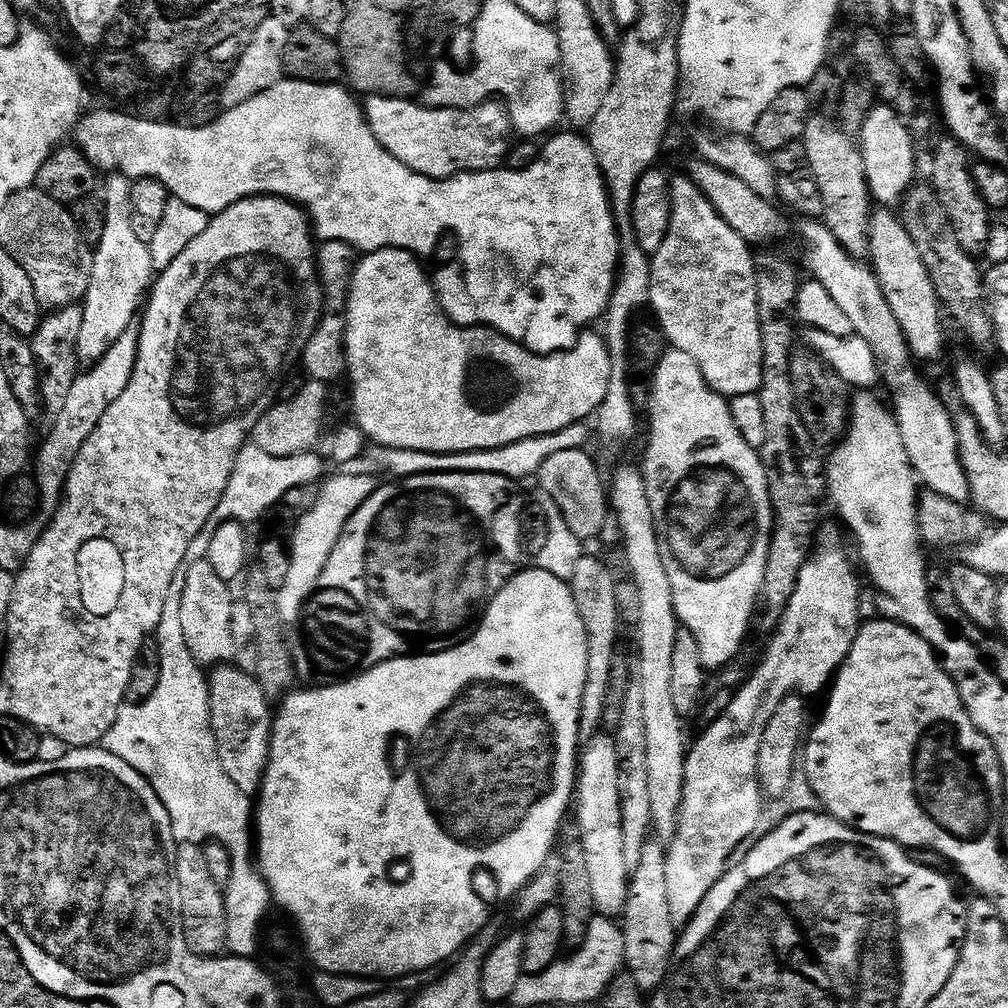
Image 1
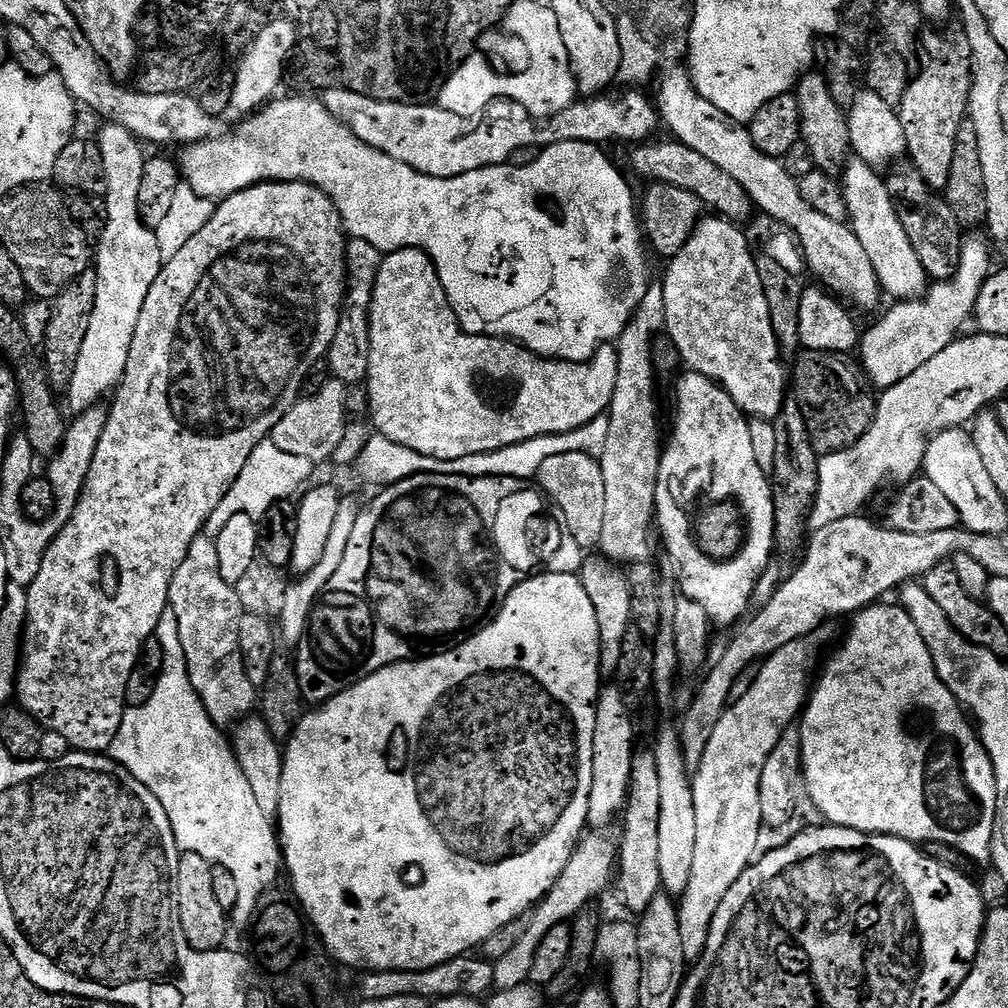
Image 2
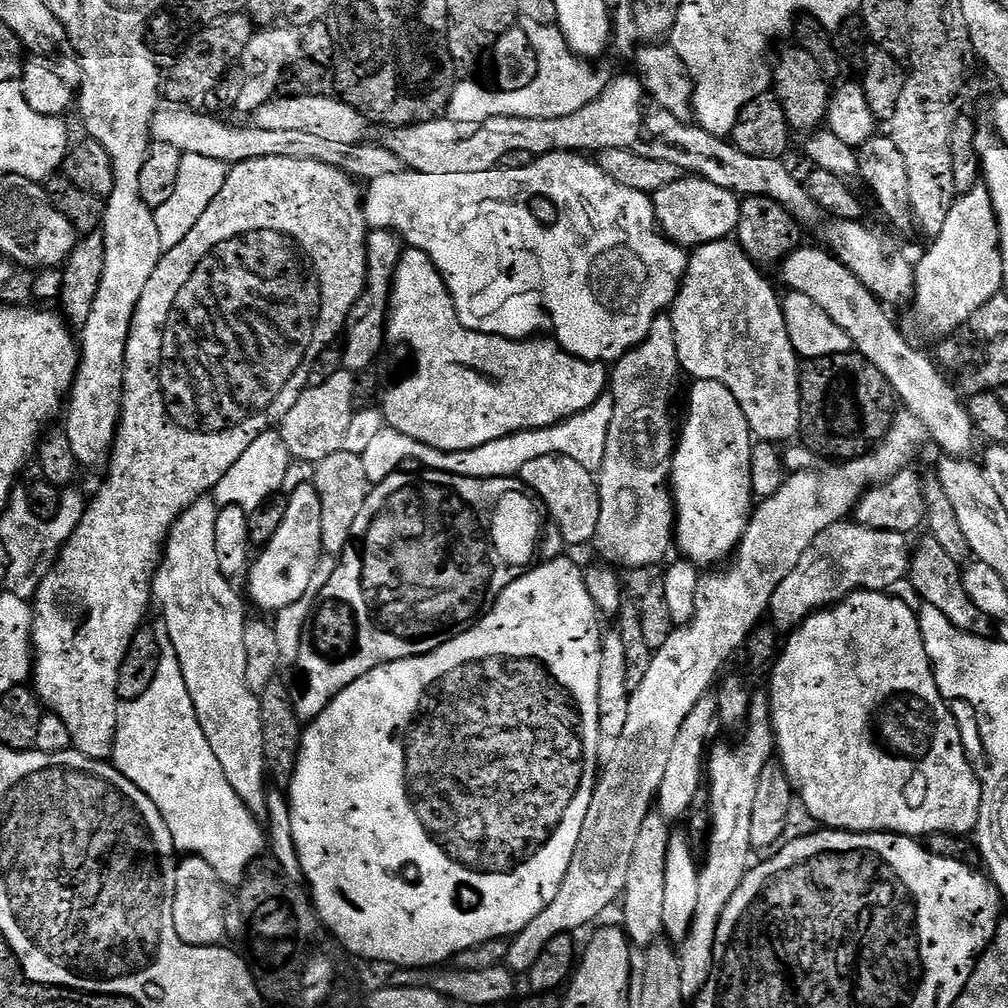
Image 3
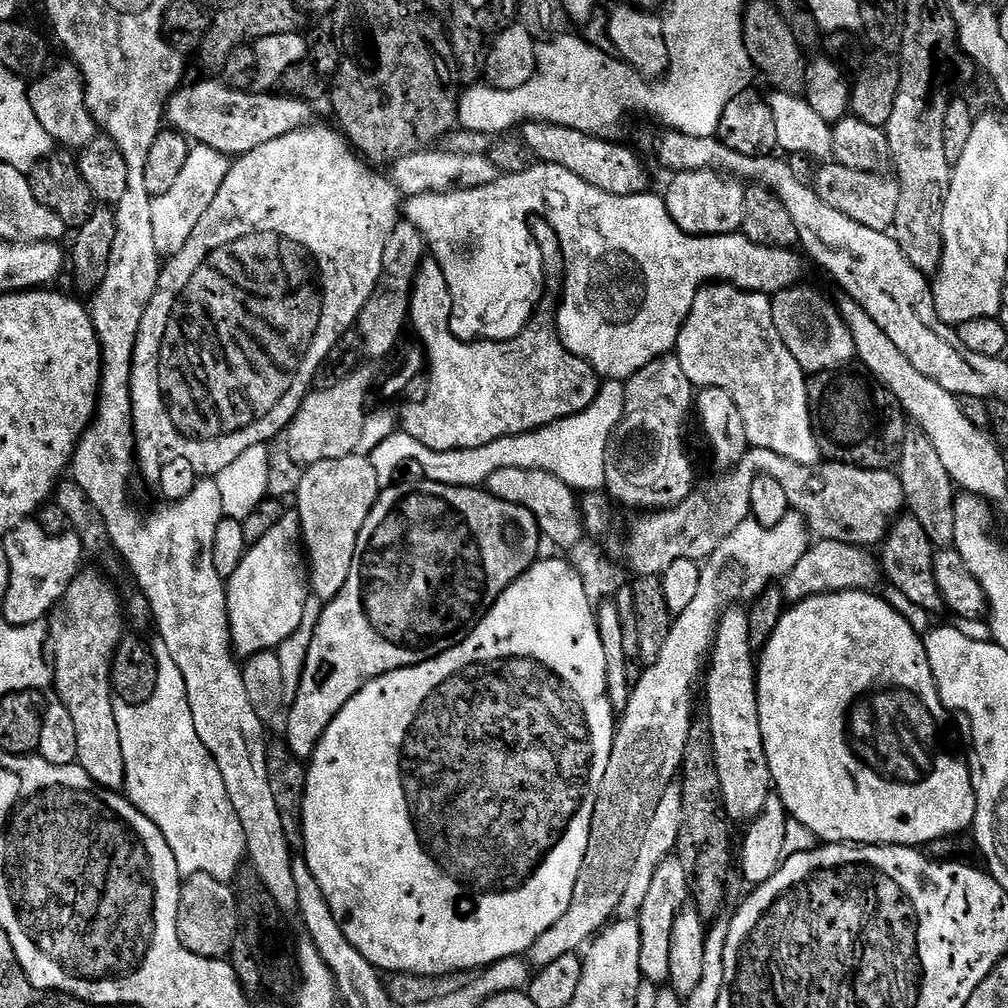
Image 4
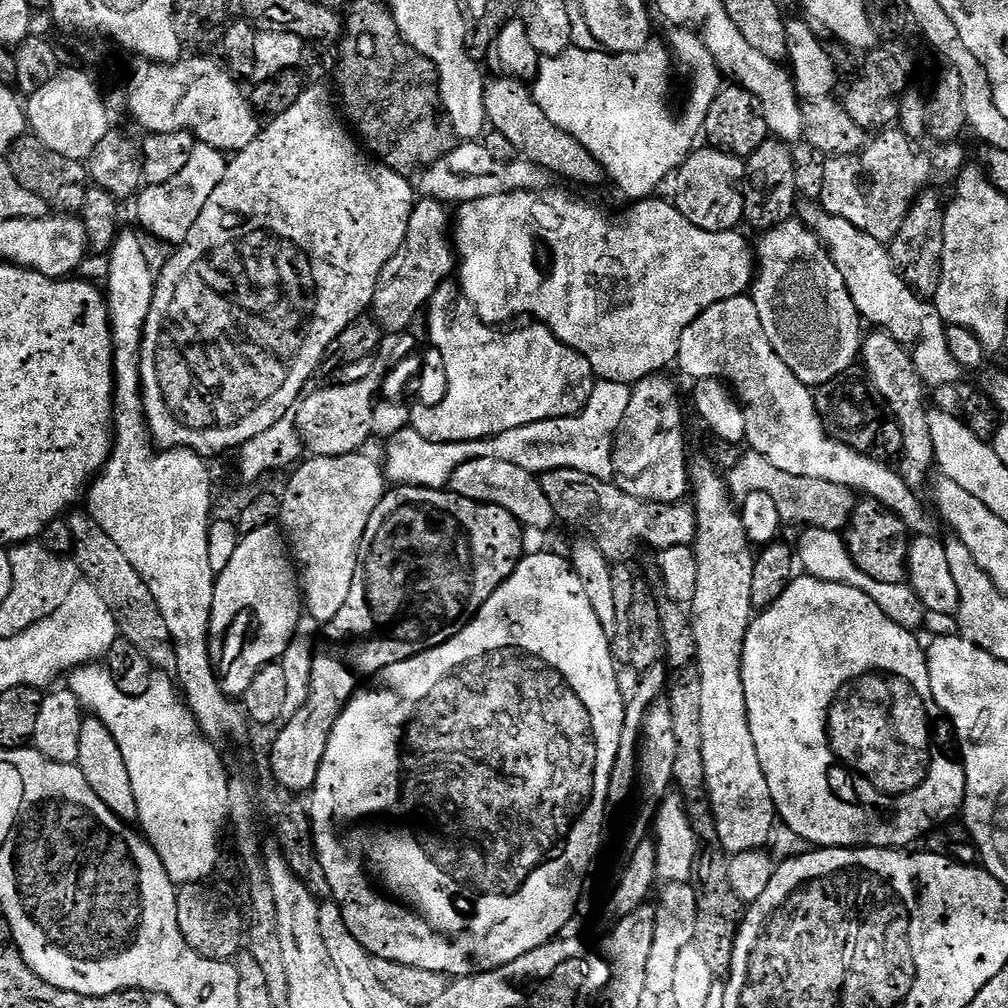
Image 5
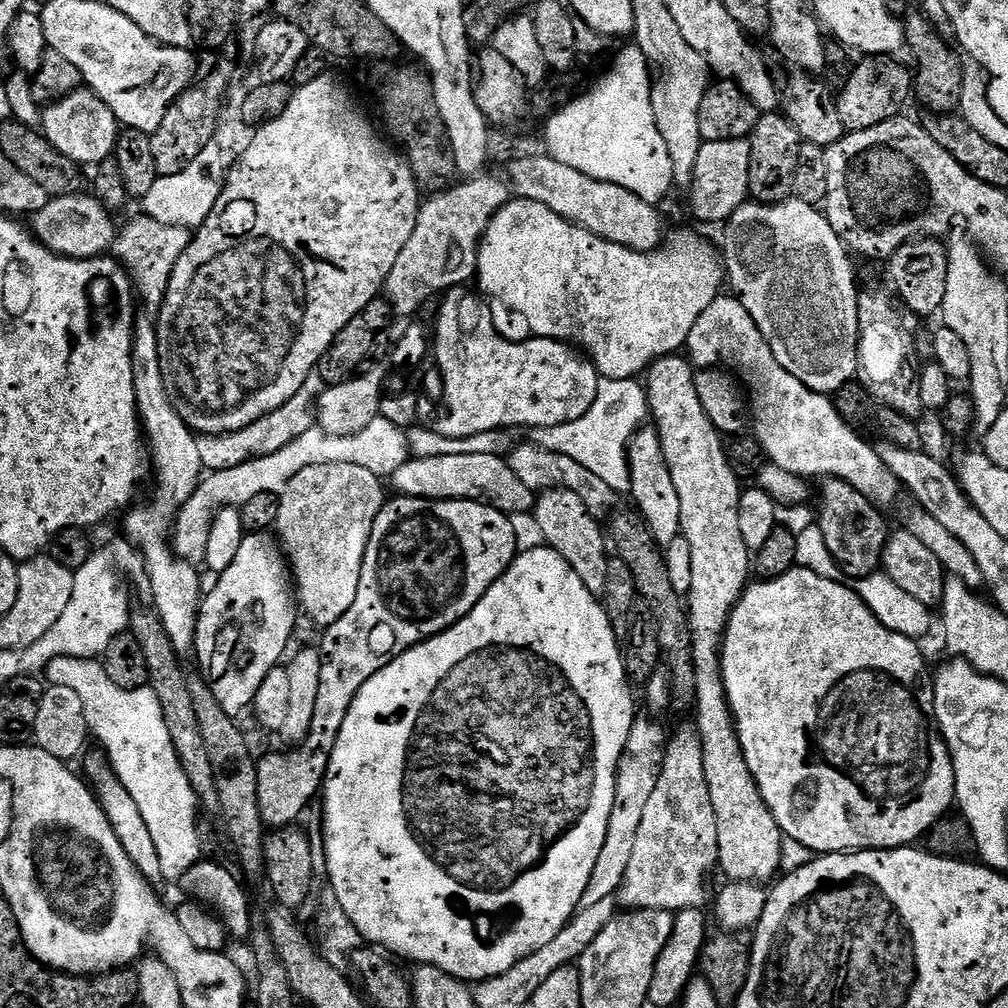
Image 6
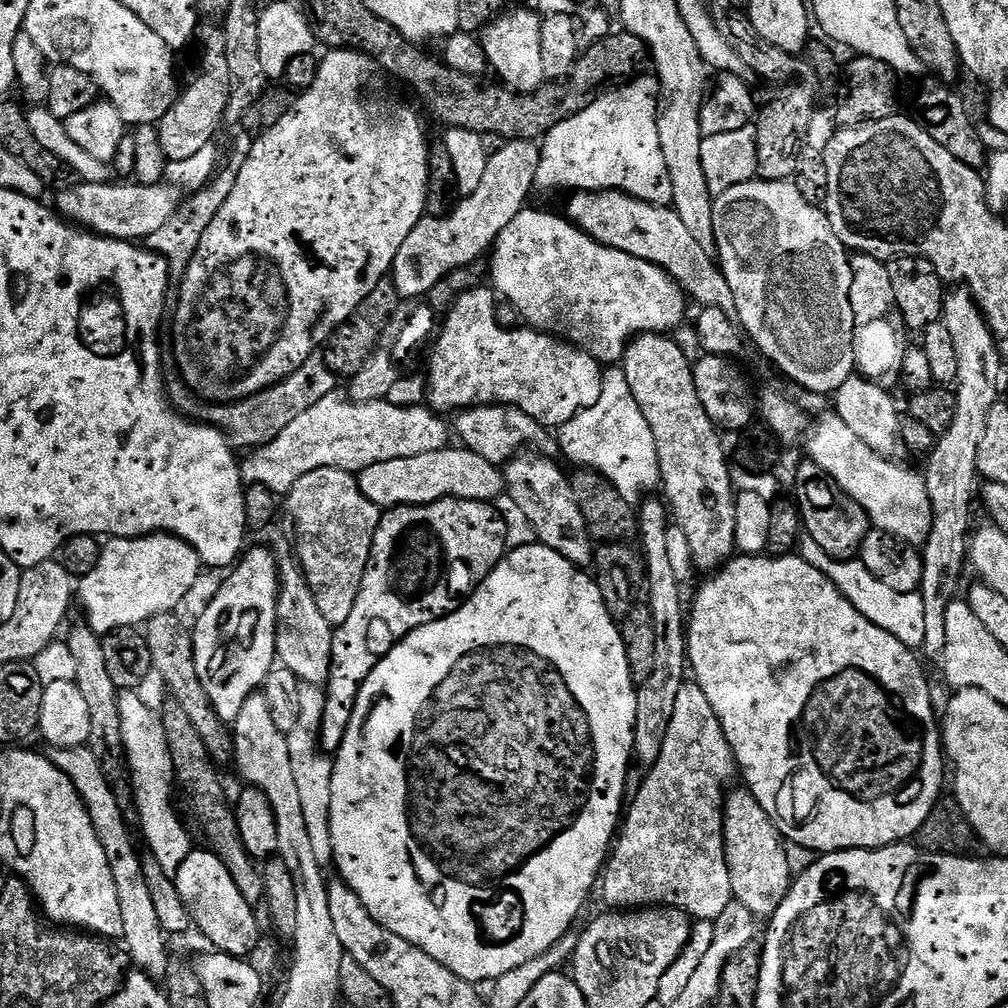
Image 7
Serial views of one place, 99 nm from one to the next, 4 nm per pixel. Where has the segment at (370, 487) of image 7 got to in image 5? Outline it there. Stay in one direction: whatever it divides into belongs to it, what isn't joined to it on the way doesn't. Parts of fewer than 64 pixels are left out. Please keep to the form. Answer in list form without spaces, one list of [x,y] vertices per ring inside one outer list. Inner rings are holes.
[[[478,458],[466,462],[452,471],[450,488],[459,496],[510,510],[525,528],[548,530],[558,520],[556,510],[550,504],[550,498],[544,493],[539,479],[533,473],[522,470],[522,466],[514,466],[514,462],[502,462],[498,458]]]

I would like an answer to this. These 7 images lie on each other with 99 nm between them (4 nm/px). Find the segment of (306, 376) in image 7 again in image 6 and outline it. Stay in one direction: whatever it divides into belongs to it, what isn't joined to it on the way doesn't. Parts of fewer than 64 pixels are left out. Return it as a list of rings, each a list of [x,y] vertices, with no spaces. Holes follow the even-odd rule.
[[[313,374],[306,378],[306,382],[302,382],[302,390],[298,390],[298,394],[294,394],[294,398],[286,402],[286,406],[278,406],[278,410],[258,418],[256,422],[250,422],[250,426],[221,436],[200,436],[198,455],[201,456],[205,469],[208,472],[234,470],[234,466],[242,466],[254,458],[266,458],[270,454],[278,454],[282,446],[294,442],[294,438],[306,434],[306,430],[314,427],[316,401],[319,400],[320,393],[325,387],[319,374]]]

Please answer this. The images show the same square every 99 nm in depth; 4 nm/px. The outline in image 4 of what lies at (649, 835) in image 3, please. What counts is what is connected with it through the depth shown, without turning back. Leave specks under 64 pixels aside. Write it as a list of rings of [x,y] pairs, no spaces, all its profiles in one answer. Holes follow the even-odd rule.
[[[675,854],[664,857],[664,860],[654,870],[654,880],[650,882],[642,906],[638,909],[640,921],[640,937],[642,950],[640,951],[640,975],[645,981],[661,985],[668,980],[670,974],[670,938],[676,915],[685,907],[689,899],[688,875],[682,870],[682,862]]]

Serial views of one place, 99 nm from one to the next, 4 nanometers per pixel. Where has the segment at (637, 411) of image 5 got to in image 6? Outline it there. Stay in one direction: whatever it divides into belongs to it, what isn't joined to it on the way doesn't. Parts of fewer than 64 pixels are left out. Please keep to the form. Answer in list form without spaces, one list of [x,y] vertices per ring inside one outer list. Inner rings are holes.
[[[641,427],[632,437],[628,444],[628,465],[632,483],[631,499],[636,499],[635,507],[648,523],[657,544],[665,546],[680,536],[680,507],[678,490],[670,478],[670,466],[666,466],[666,454],[662,452],[662,442],[655,427]]]

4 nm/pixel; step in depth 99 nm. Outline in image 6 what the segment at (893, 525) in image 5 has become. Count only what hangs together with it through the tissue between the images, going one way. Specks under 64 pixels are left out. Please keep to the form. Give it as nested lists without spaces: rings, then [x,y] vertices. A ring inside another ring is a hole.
[[[825,476],[819,484],[818,523],[826,542],[826,550],[830,550],[834,562],[845,577],[873,575],[881,567],[884,547],[890,535],[890,527],[888,528],[883,514],[880,513],[883,511],[867,496],[854,490],[854,486],[850,486],[848,481],[839,480],[837,476]]]

